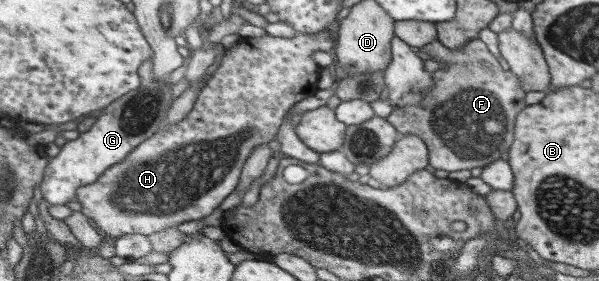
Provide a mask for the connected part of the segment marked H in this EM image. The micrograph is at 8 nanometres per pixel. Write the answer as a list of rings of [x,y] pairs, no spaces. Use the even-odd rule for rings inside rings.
[[[327,28],[308,35],[295,33],[294,37],[290,37],[290,39],[272,37],[270,35],[256,38],[240,36],[240,40],[234,47],[225,49],[220,66],[215,70],[216,74],[206,81],[206,85],[201,89],[192,110],[184,119],[175,125],[171,125],[172,128],[164,128],[161,133],[148,138],[147,141],[137,146],[128,157],[105,172],[104,176],[101,177],[97,183],[84,186],[78,190],[77,200],[81,203],[83,208],[82,213],[88,219],[92,219],[92,221],[107,234],[110,240],[122,237],[126,234],[144,234],[150,236],[156,232],[180,226],[180,224],[184,224],[184,222],[201,220],[206,216],[210,216],[214,210],[218,209],[224,199],[236,189],[238,179],[240,179],[240,174],[242,174],[242,166],[244,166],[244,161],[249,155],[249,152],[256,145],[272,142],[275,138],[275,134],[279,133],[279,128],[282,126],[284,119],[289,118],[289,114],[292,114],[292,106],[296,106],[296,102],[304,102],[304,98],[312,98],[312,95],[316,94],[317,90],[320,90],[319,80],[320,73],[323,72],[323,69],[320,67],[320,62],[316,62],[316,50],[331,53],[333,47],[334,41]]]

